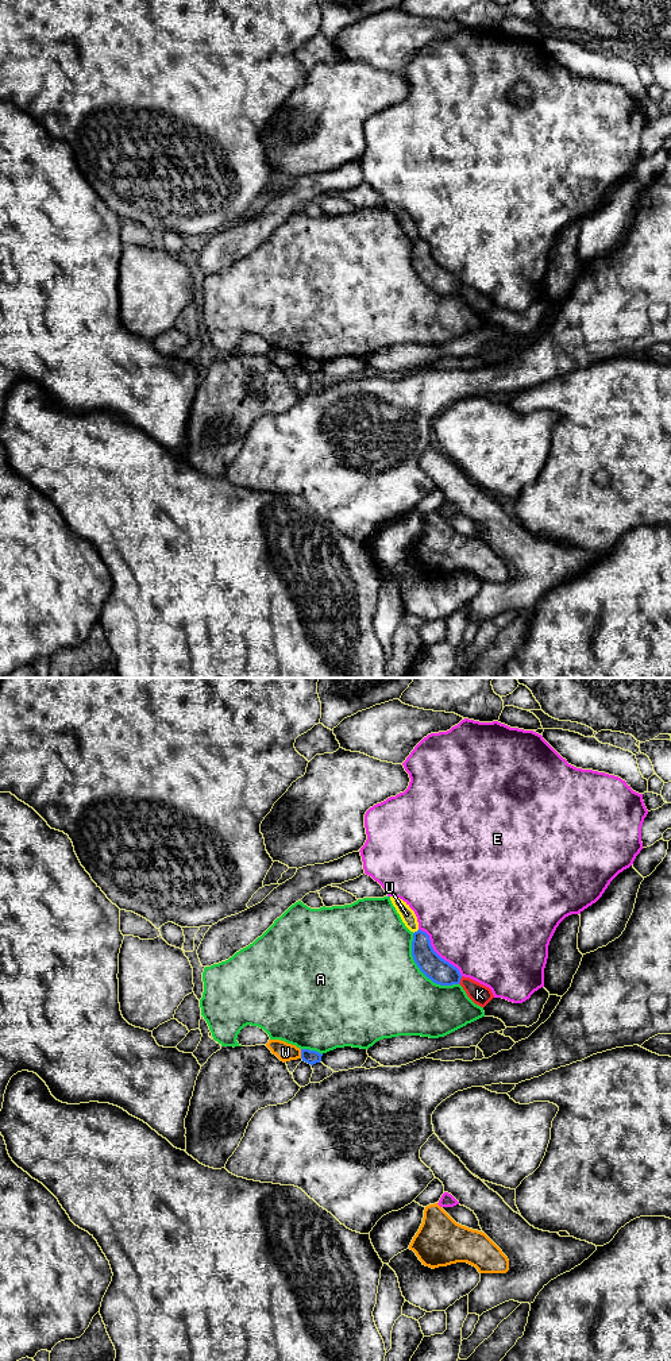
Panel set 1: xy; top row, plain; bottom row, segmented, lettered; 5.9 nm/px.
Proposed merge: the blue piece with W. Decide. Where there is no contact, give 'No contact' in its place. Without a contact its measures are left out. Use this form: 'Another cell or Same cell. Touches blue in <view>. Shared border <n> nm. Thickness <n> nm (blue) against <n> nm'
Another cell. Touches blue in xy. Shared border 60 nm. Thickness 80 nm (blue) against 110 nm

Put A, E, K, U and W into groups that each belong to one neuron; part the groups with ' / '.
A / E / K / U / W

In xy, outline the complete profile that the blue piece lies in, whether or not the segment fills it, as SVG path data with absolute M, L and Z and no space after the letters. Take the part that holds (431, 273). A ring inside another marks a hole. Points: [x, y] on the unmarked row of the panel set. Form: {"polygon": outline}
{"polygon": "M420 238L413 242L412 265L420 279L433 292L440 294L460 292L459 278L433 259L429 244Z"}

